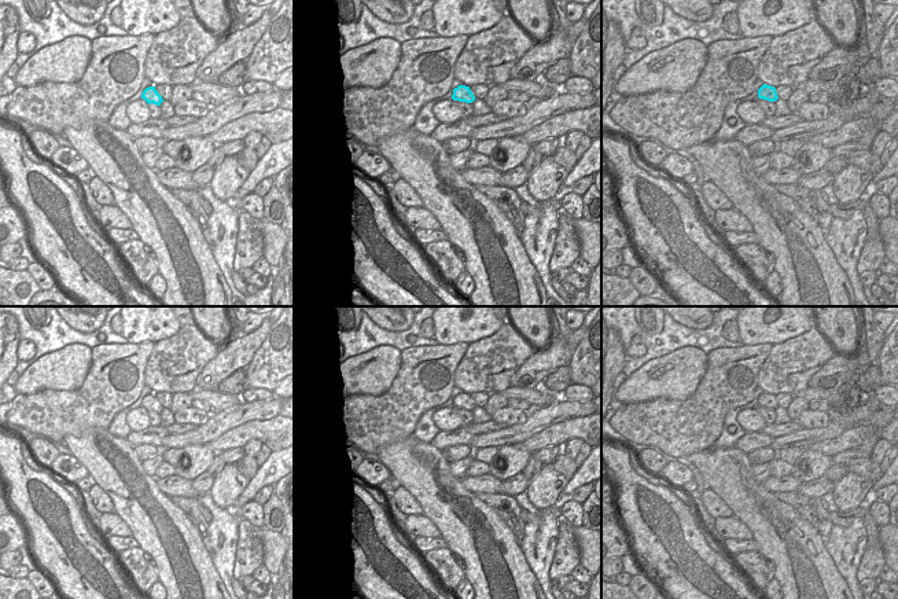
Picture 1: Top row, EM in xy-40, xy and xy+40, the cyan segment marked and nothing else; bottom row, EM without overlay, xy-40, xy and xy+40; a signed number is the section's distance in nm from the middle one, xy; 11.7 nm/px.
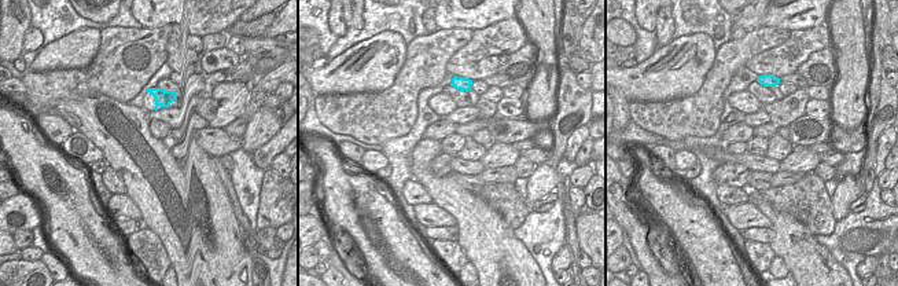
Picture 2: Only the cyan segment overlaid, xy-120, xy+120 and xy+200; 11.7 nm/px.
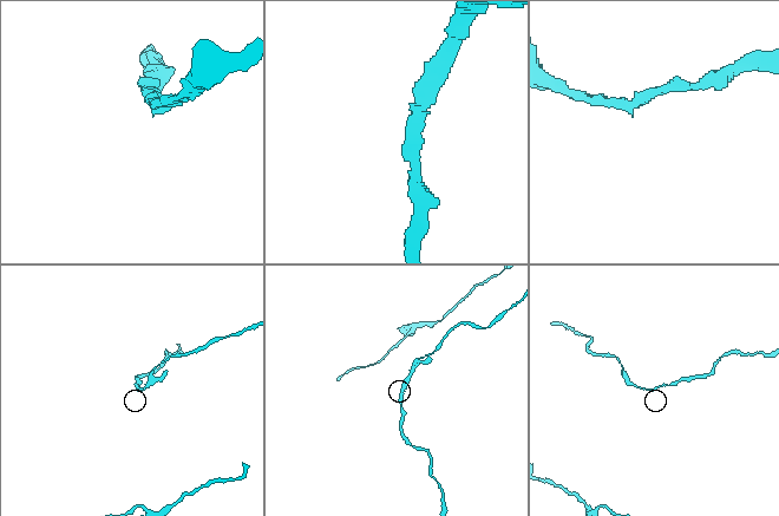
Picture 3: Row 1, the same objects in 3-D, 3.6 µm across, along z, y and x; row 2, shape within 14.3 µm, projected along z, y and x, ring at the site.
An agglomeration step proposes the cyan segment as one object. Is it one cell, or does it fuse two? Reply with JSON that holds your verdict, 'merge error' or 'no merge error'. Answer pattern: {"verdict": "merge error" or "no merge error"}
{"verdict": "merge error"}

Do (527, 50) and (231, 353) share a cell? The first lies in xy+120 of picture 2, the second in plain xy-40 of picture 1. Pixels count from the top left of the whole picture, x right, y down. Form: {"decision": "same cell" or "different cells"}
{"decision": "same cell"}

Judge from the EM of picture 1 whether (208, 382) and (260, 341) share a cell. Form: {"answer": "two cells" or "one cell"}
{"answer": "one cell"}

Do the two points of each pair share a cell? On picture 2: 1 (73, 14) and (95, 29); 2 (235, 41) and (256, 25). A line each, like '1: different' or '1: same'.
1: same
2: same

